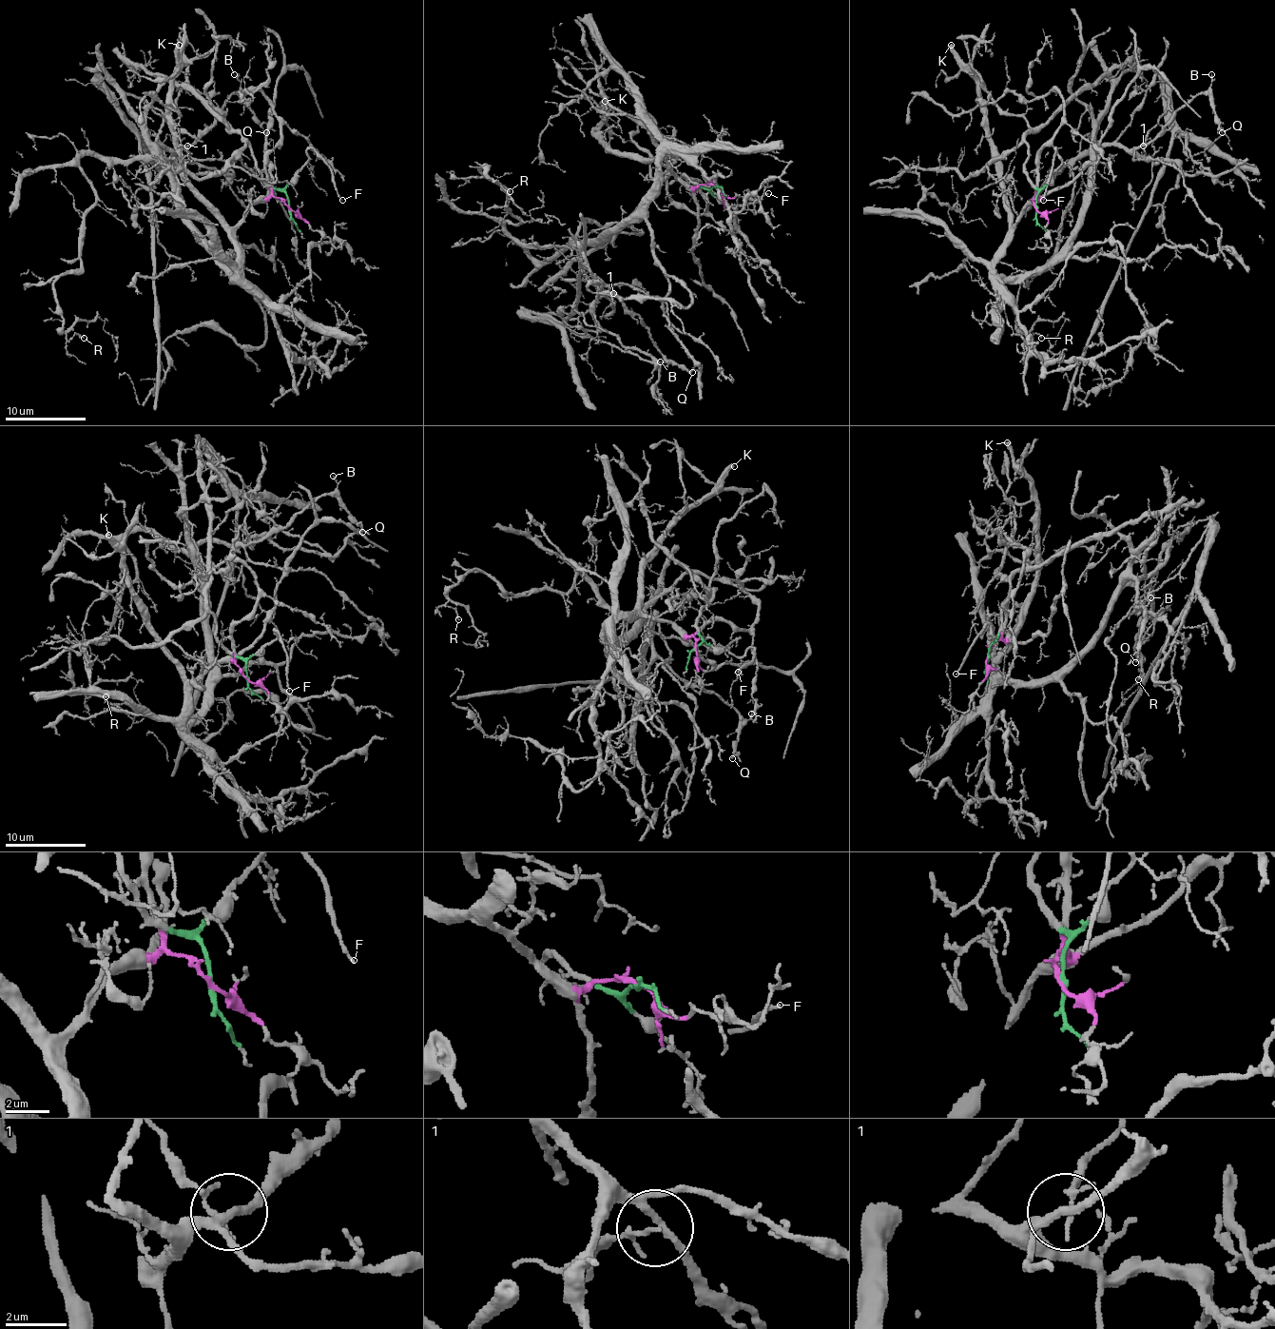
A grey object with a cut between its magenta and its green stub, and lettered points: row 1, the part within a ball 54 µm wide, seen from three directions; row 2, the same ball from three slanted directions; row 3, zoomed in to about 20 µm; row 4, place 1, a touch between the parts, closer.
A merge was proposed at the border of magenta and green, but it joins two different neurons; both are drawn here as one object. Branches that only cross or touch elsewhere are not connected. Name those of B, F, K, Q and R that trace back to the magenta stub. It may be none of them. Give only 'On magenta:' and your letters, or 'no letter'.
On magenta: B, K, Q, R

